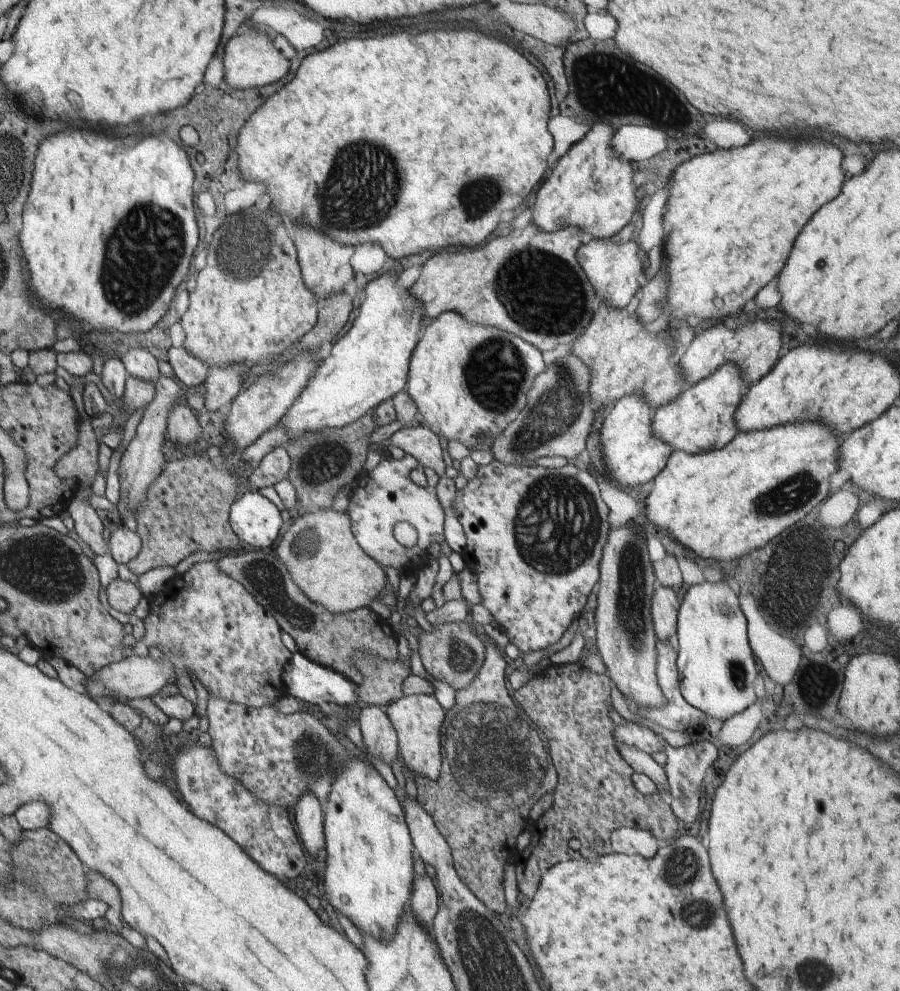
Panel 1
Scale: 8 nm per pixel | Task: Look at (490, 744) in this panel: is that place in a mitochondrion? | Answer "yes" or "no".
yes

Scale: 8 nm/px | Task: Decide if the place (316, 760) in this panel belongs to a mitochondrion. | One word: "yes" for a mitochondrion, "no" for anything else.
yes

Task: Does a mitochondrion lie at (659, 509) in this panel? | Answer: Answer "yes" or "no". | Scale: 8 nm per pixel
no

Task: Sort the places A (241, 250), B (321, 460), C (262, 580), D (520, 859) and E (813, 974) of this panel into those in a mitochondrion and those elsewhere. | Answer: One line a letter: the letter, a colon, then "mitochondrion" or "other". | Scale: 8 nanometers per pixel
A: mitochondrion
B: mitochondrion
C: mitochondrion
D: other
E: mitochondrion

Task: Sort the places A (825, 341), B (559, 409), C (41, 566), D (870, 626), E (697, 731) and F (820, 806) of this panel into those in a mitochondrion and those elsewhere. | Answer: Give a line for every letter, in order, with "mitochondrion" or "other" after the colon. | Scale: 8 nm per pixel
A: other
B: mitochondrion
C: mitochondrion
D: other
E: other
F: other

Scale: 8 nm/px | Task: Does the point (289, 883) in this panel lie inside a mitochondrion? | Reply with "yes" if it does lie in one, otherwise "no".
no

